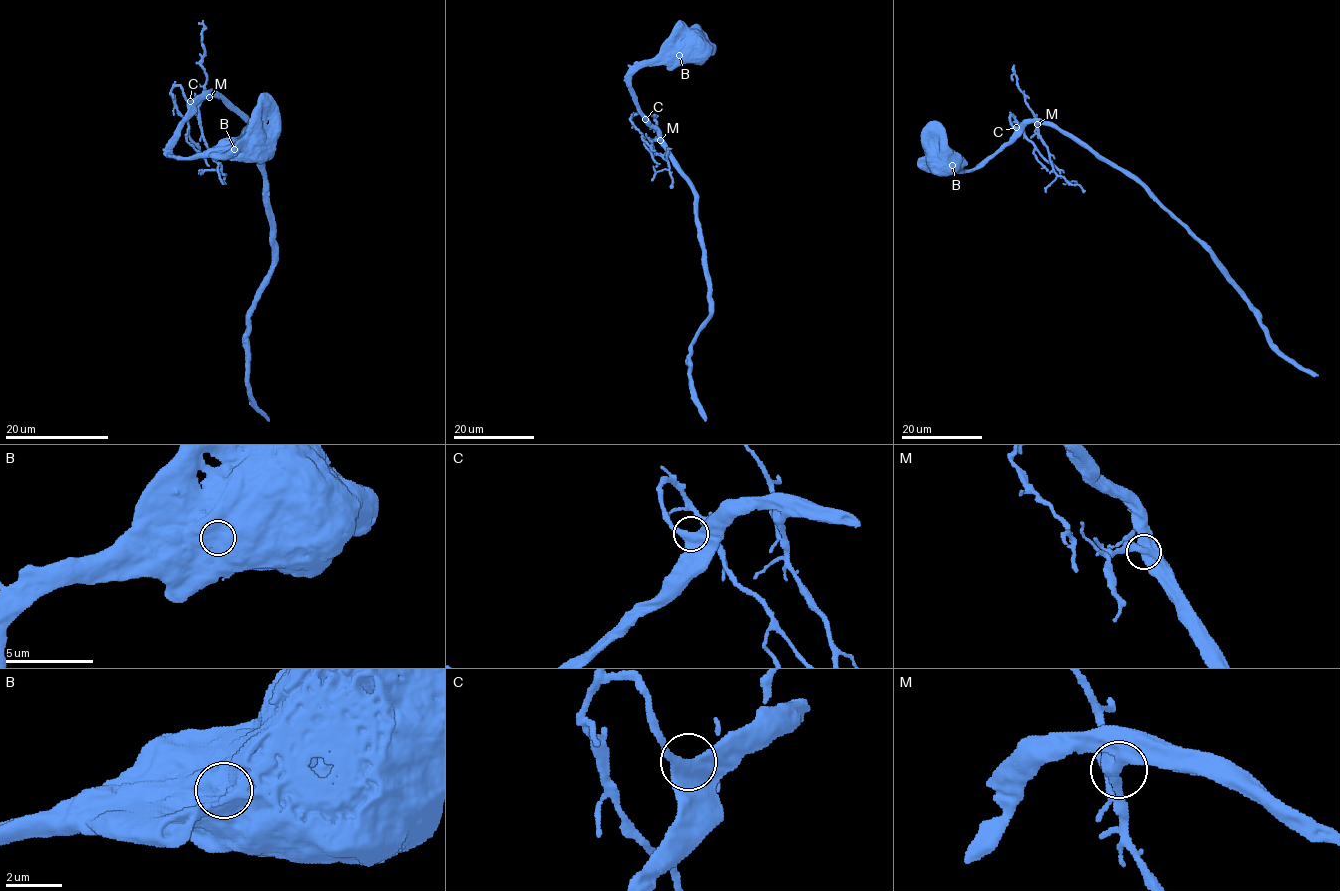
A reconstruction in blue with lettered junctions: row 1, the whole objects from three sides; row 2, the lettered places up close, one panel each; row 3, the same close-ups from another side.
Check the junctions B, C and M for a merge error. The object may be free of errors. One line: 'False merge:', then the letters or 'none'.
False merge: none

